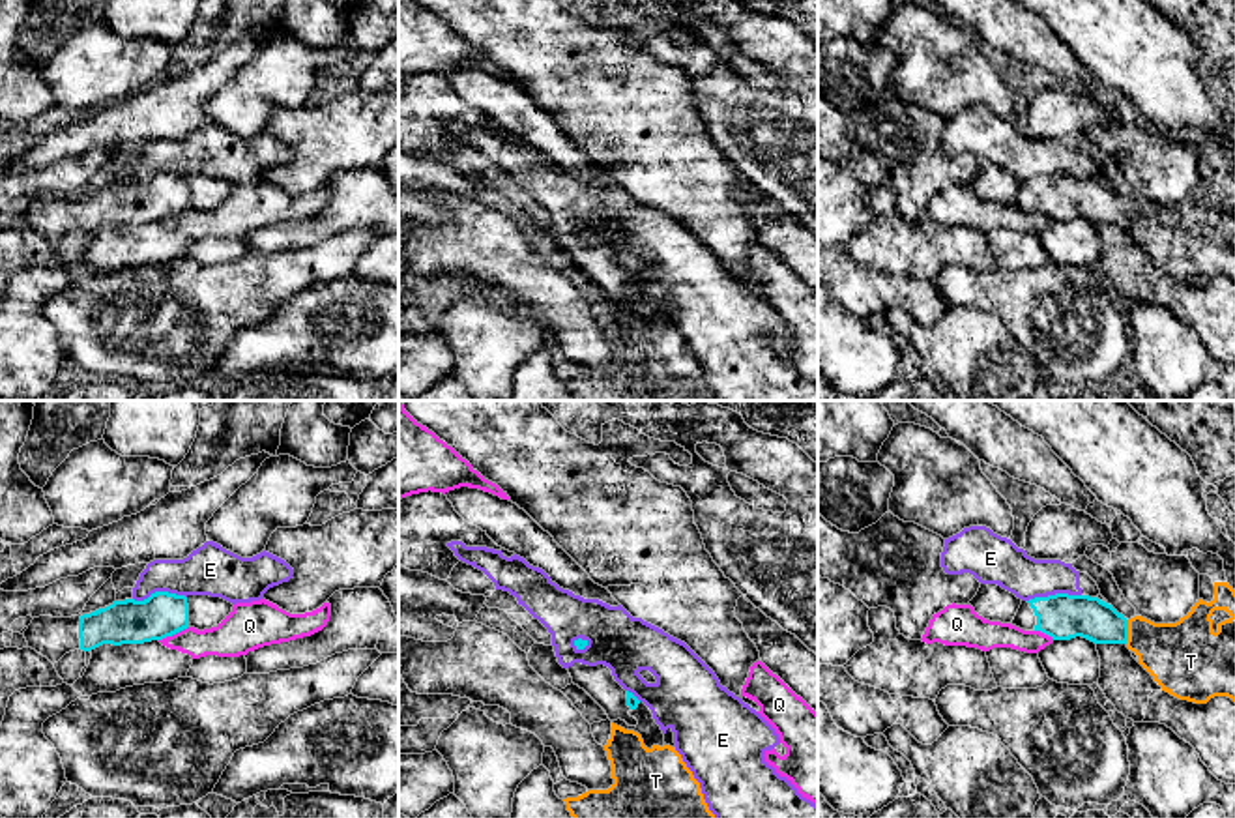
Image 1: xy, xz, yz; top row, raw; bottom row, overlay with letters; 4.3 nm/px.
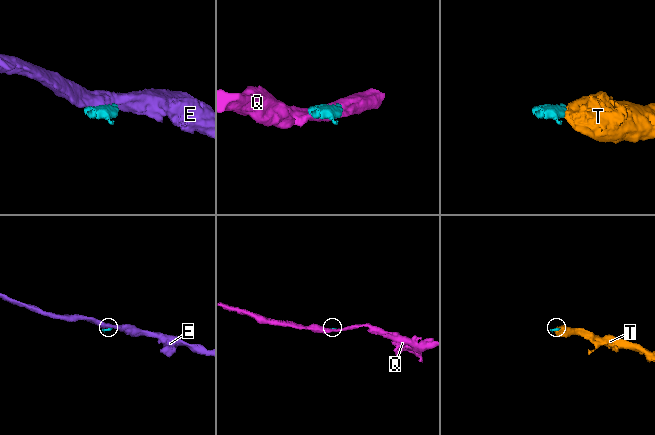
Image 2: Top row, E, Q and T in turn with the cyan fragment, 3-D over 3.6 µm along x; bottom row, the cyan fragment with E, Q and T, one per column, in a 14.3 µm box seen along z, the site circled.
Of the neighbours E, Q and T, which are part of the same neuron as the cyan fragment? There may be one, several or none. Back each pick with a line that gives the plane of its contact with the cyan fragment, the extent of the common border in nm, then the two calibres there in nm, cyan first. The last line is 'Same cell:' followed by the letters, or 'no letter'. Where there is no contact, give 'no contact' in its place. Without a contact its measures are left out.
T: contact in yz; length 110 nm; calibres 180 and 300 nm
Same cell: T

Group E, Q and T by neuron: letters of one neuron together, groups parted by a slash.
E / Q / T

